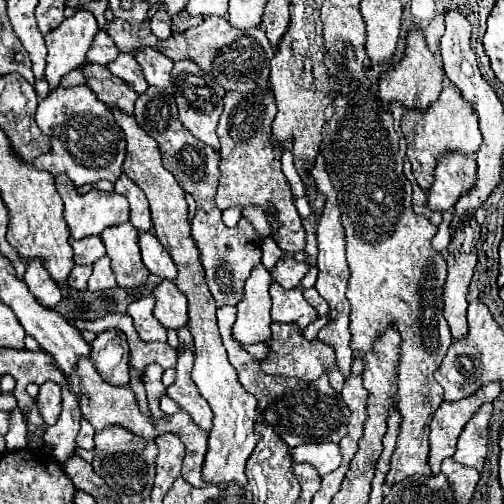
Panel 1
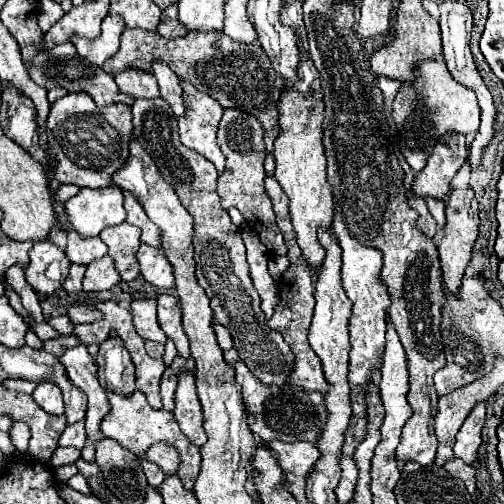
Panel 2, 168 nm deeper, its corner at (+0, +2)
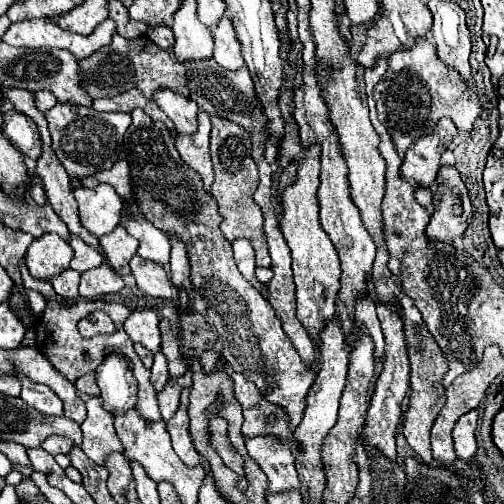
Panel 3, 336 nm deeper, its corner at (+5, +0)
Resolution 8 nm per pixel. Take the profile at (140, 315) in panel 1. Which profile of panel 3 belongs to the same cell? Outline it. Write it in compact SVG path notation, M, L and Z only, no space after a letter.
M142 307L134 309L130 317L124 321L124 331L134 343L142 343L152 353L160 351L160 331L158 331L158 315L154 309Z

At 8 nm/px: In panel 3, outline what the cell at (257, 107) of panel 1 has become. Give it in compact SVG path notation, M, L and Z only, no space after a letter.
M212 117L212 135L210 135L210 153L214 161L214 183L212 183L212 195L218 203L218 213L224 217L220 229L226 239L234 241L236 237L244 237L252 243L256 251L256 265L260 267L270 267L270 255L268 255L268 245L266 245L266 235L262 229L264 217L254 201L254 191L258 187L258 167L252 159L252 141L250 133L222 117Z

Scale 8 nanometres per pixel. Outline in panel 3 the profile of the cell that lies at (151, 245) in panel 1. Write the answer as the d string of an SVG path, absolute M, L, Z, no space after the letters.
M134 255L130 267L132 267L132 275L136 277L136 285L144 295L162 297L162 299L172 297L172 283L168 279L168 271L162 265Z

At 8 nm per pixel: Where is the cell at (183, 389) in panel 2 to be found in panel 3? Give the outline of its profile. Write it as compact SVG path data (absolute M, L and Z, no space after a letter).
M182 389L182 395L180 395L180 407L178 411L174 413L174 417L166 423L166 429L172 437L172 445L174 445L174 451L178 457L182 457L182 461L186 465L198 465L200 463L200 453L196 451L194 443L192 443L192 437L190 437L190 431L188 431L188 393L190 389Z

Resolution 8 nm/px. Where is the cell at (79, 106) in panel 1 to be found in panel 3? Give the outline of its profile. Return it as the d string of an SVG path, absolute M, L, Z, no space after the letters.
M58 103L46 111L46 121L58 161L66 167L72 181L82 181L88 175L110 169L118 161L124 145L124 133L130 127L132 117L130 113L98 113L90 107Z

